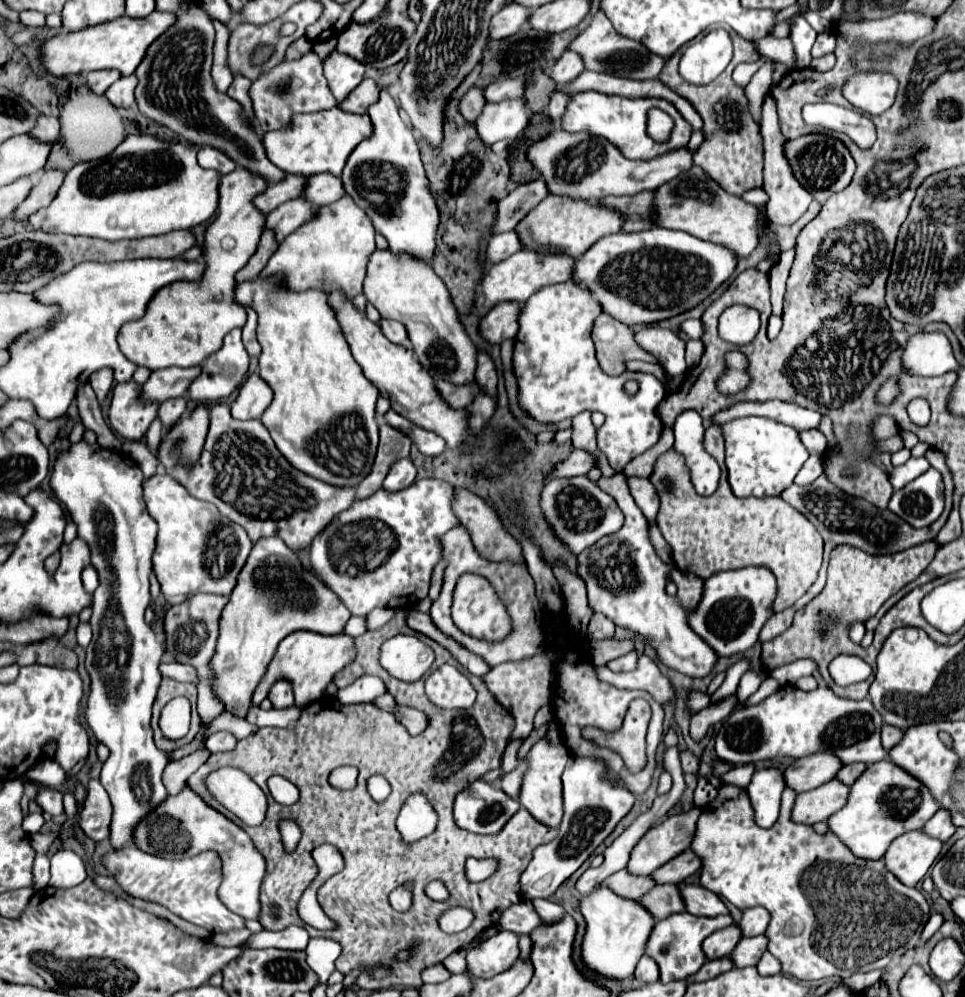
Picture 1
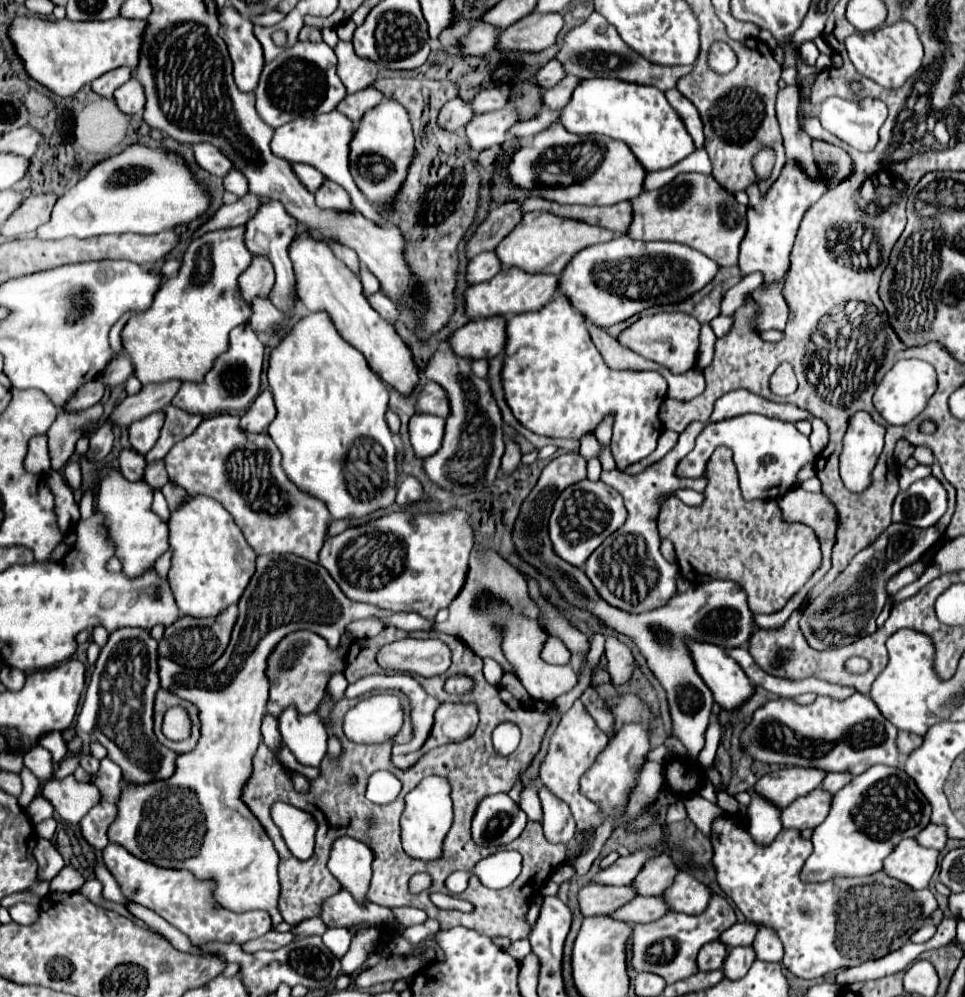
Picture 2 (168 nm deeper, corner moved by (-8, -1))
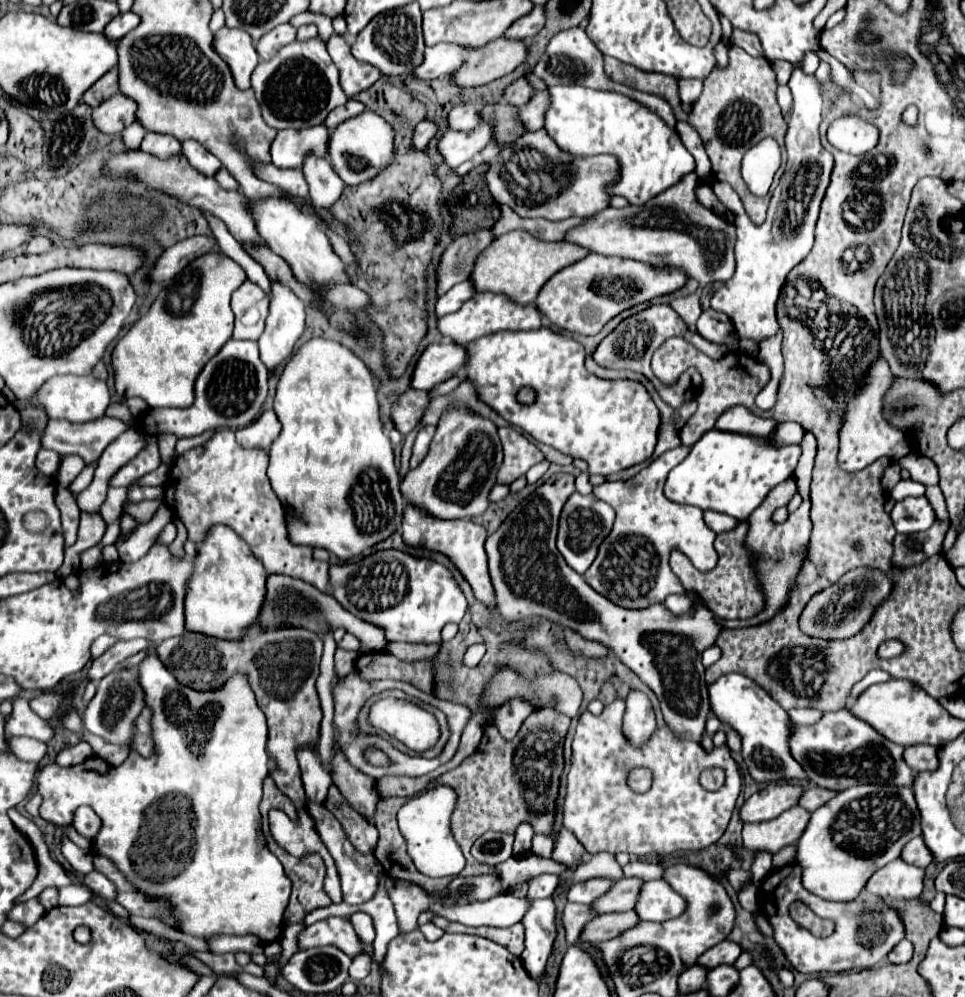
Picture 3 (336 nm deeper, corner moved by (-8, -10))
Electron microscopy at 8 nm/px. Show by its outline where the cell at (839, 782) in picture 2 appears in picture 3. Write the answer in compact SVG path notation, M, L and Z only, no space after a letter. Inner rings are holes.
M812 786L812 788L804 790L802 798L798 800L798 806L802 806L808 812L814 812L818 806L828 802L832 796L836 796L834 790L822 790L820 786Z

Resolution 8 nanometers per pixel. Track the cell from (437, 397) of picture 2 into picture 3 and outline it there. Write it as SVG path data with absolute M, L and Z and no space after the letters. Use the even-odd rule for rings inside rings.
M406 390L394 404L390 410L390 420L394 422L394 428L400 434L408 434L414 430L414 426L420 422L424 408L428 406L430 398L428 392L420 392L420 390Z

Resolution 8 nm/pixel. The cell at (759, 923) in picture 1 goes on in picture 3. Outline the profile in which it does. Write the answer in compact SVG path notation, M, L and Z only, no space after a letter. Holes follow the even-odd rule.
M724 940L716 946L712 946L710 950L706 950L696 964L702 964L706 970L712 970L720 964L734 964L736 958L740 956L740 946L736 942L730 942L730 940Z

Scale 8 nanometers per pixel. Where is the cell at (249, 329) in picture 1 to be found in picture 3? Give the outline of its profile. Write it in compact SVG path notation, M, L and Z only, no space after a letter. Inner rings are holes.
M306 154L306 162L302 164L302 174L308 182L312 202L324 204L326 208L340 198L346 186L342 178L338 178L330 162L326 158L314 158L314 154Z

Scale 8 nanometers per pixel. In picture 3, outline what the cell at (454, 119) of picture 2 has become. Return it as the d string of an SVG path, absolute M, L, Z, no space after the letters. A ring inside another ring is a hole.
M430 120L418 122L418 126L414 128L414 134L412 134L412 146L414 146L414 150L426 148L426 144L430 142L430 138L432 138L434 134L436 134L434 122L430 122Z

